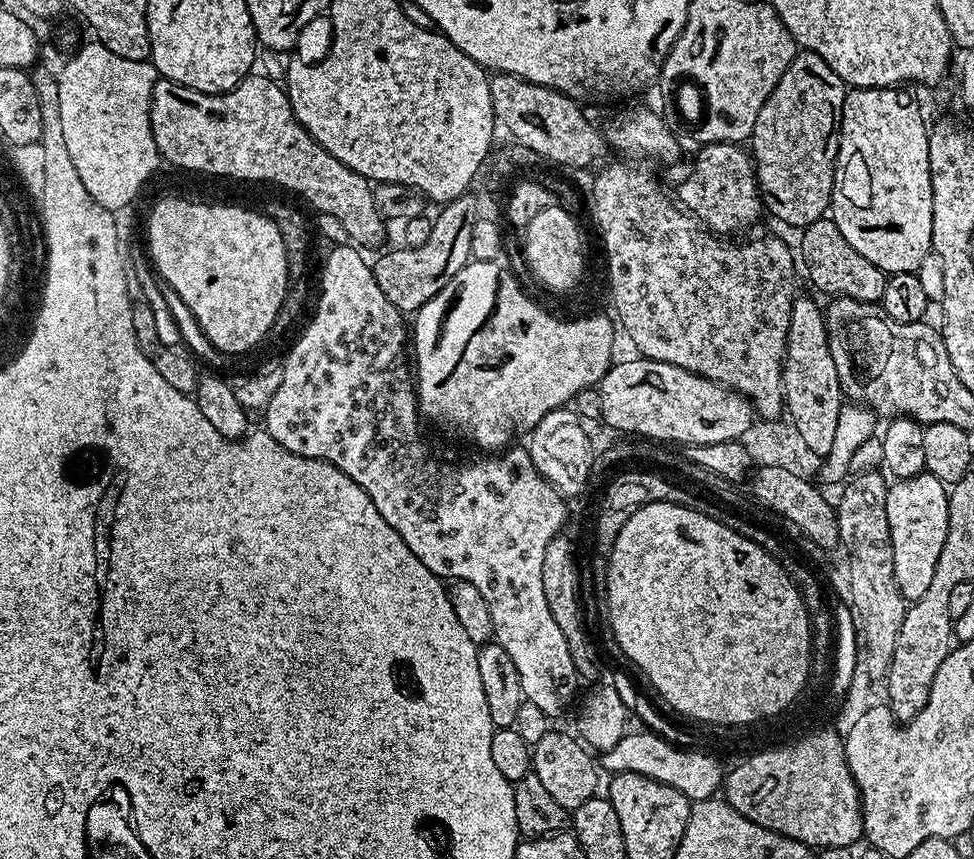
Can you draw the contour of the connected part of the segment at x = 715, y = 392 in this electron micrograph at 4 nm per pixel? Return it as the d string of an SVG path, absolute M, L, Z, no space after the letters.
M635 358L613 363L599 382L602 410L600 420L608 423L616 432L637 432L648 442L670 442L689 446L739 441L741 434L754 423L752 401L739 392L733 392L722 384L707 380L690 370L682 370L670 362L658 362L647 358Z

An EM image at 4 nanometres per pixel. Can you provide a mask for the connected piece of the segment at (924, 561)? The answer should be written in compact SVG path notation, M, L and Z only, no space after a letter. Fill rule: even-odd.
M925 470L916 476L897 479L886 494L886 518L890 522L890 542L894 546L894 578L898 581L898 590L902 590L905 601L922 598L934 578L934 566L938 566L938 554L942 554L942 542L946 542L948 493L946 485Z

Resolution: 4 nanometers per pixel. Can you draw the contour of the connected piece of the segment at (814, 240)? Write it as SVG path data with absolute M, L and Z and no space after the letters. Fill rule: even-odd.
M821 218L808 225L799 233L800 252L798 248L798 260L808 271L812 284L820 292L825 292L825 297L835 298L845 296L854 298L858 302L875 304L884 299L884 282L886 273L870 258L862 258L846 238L842 238L842 230L830 218ZM804 263L804 264L803 264Z

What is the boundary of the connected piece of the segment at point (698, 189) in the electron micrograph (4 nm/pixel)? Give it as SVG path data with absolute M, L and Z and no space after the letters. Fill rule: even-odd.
M705 144L699 149L692 169L684 176L680 184L678 200L691 215L701 224L707 226L716 234L732 234L728 232L744 232L756 219L762 216L762 201L760 187L756 184L756 169L752 157L747 151L743 152L740 144Z

